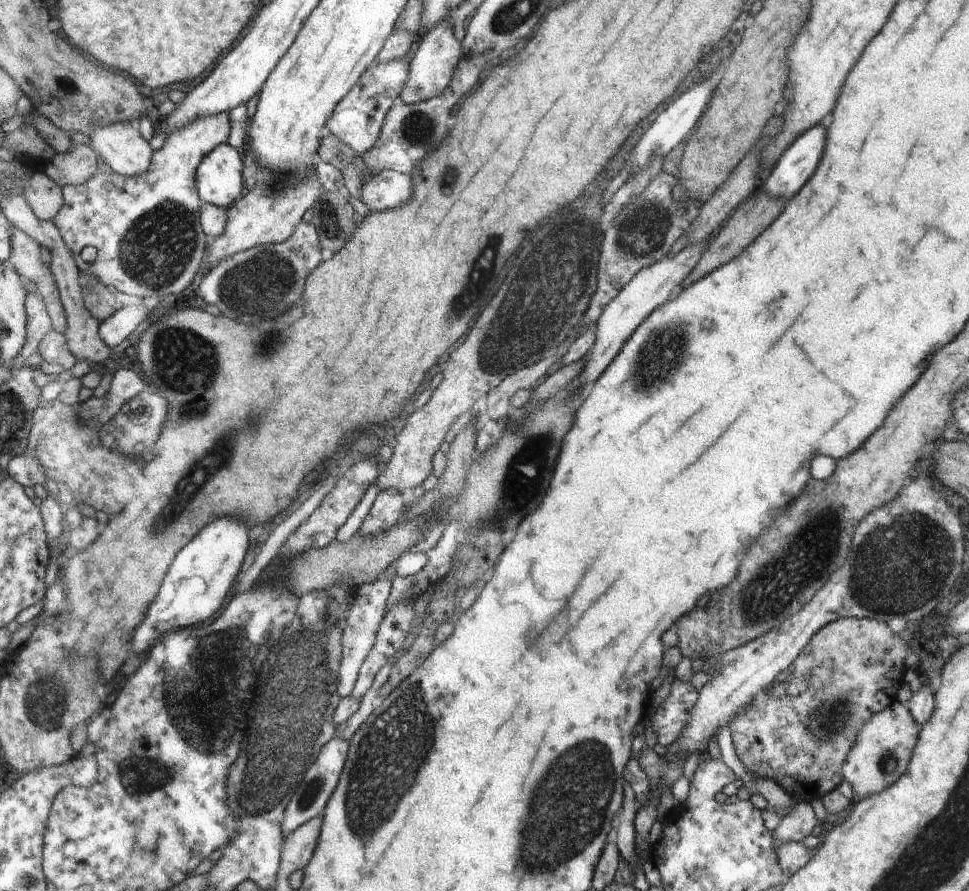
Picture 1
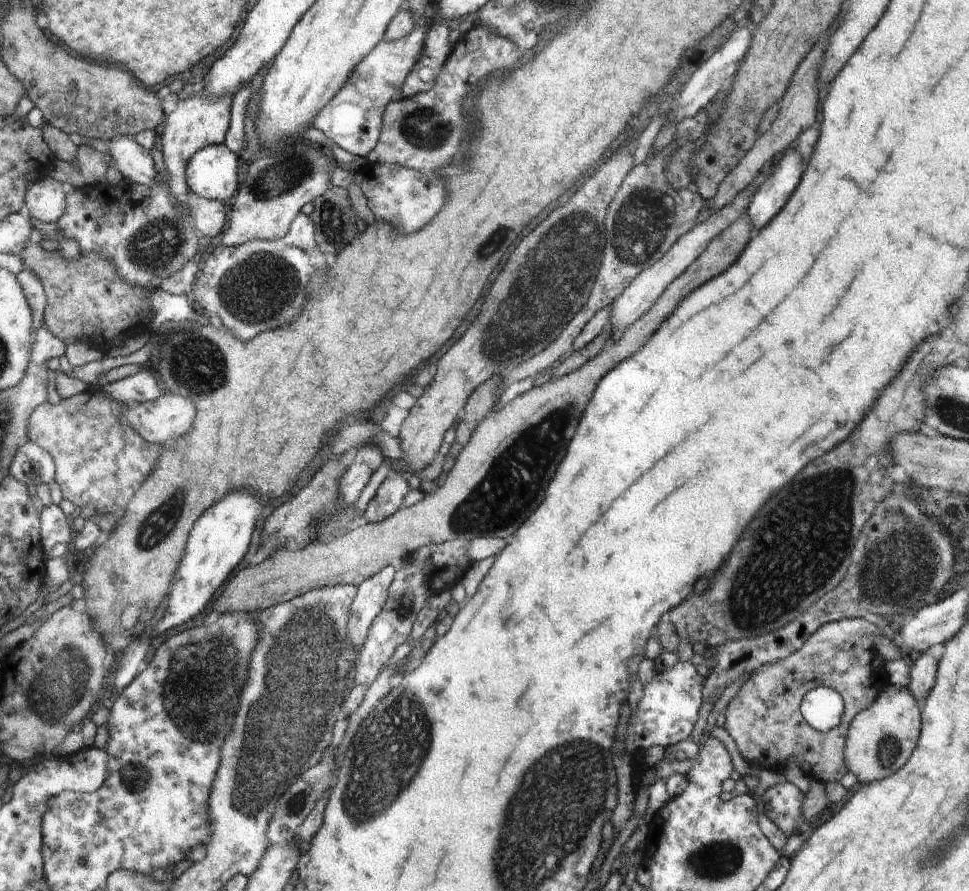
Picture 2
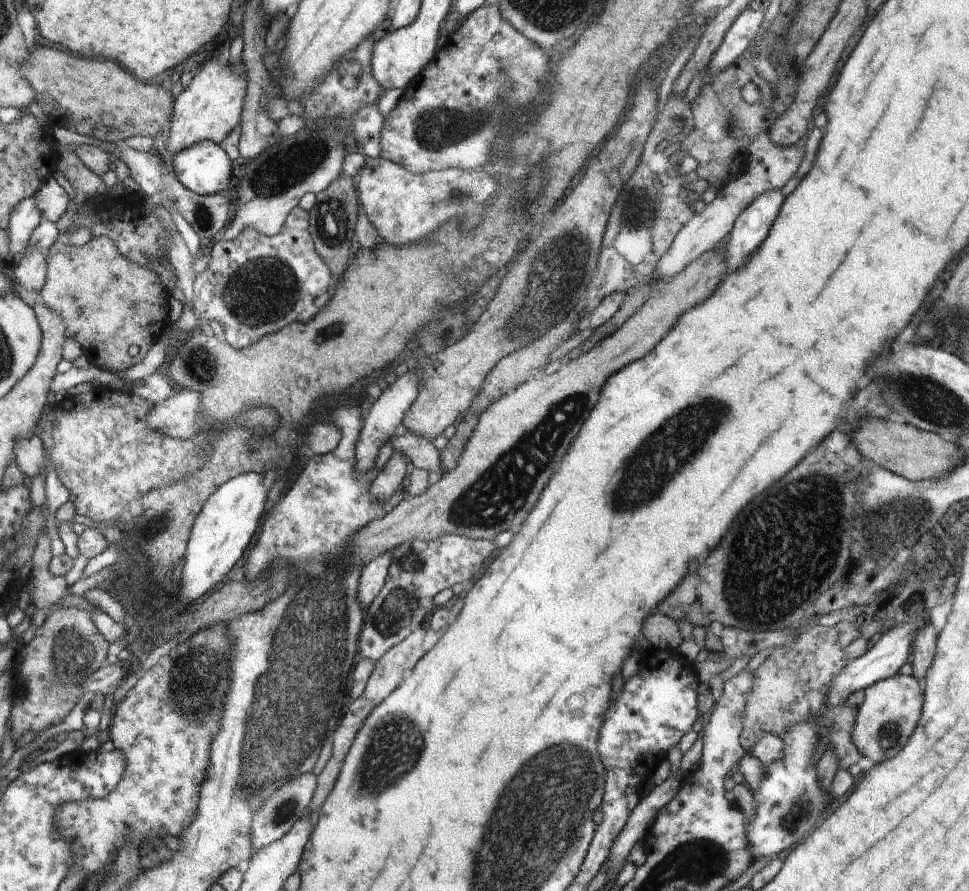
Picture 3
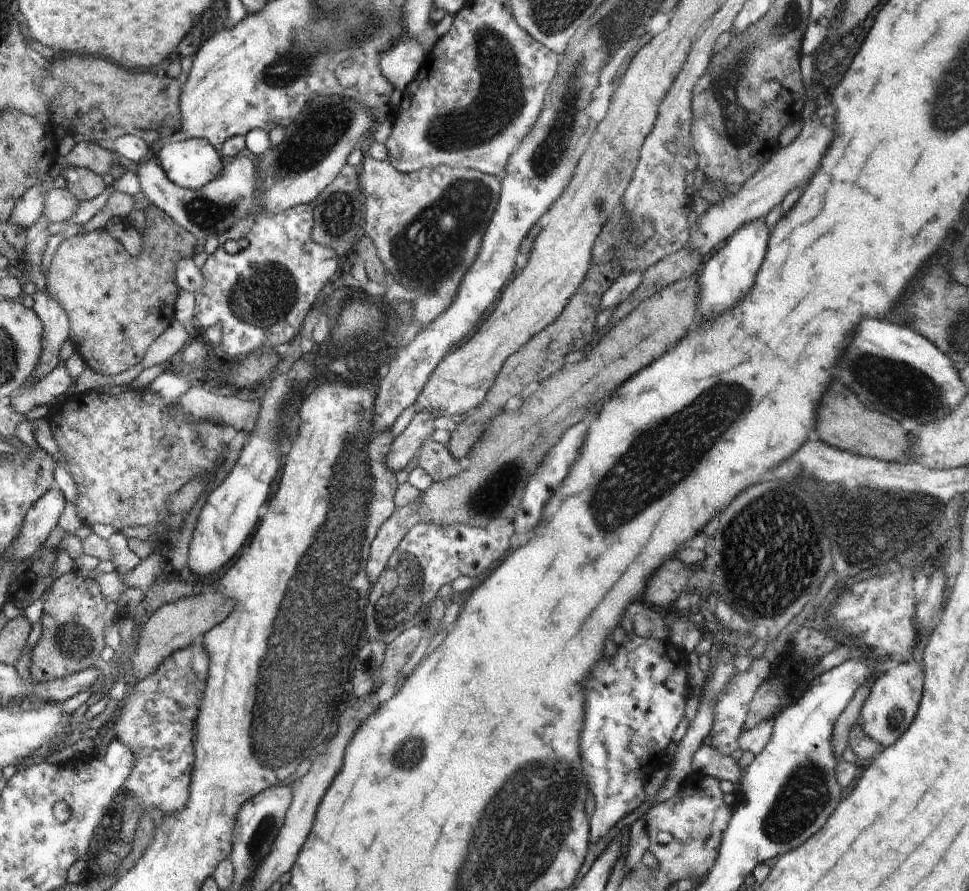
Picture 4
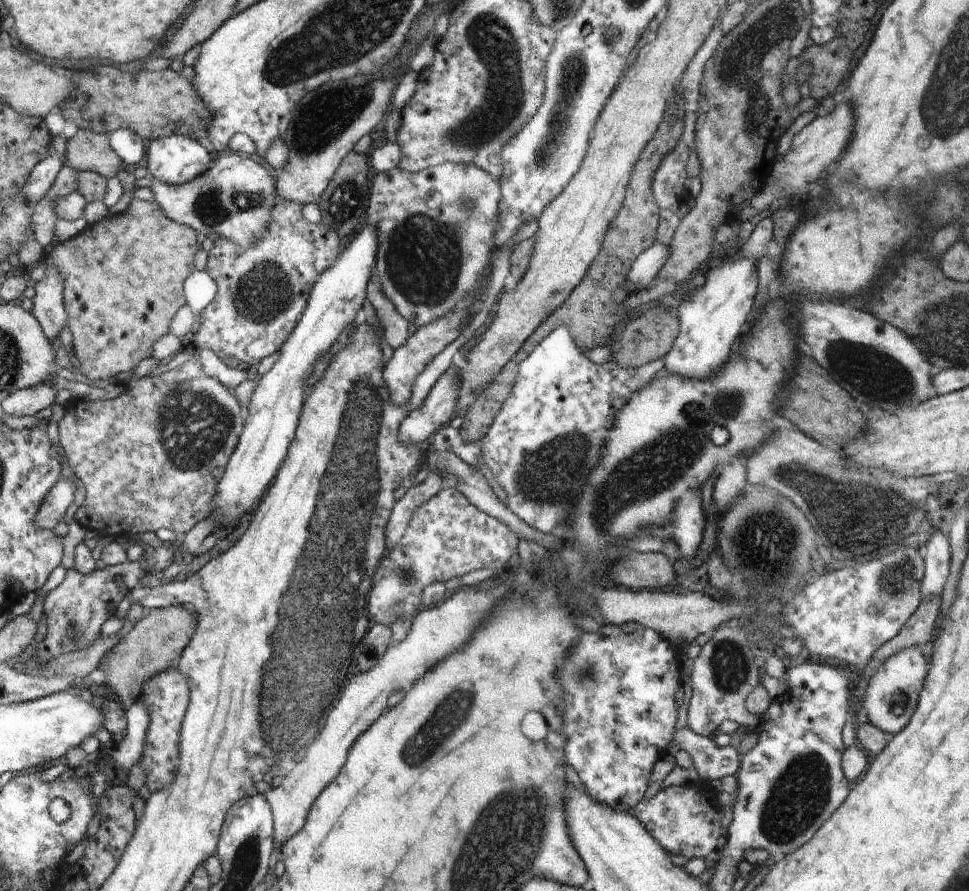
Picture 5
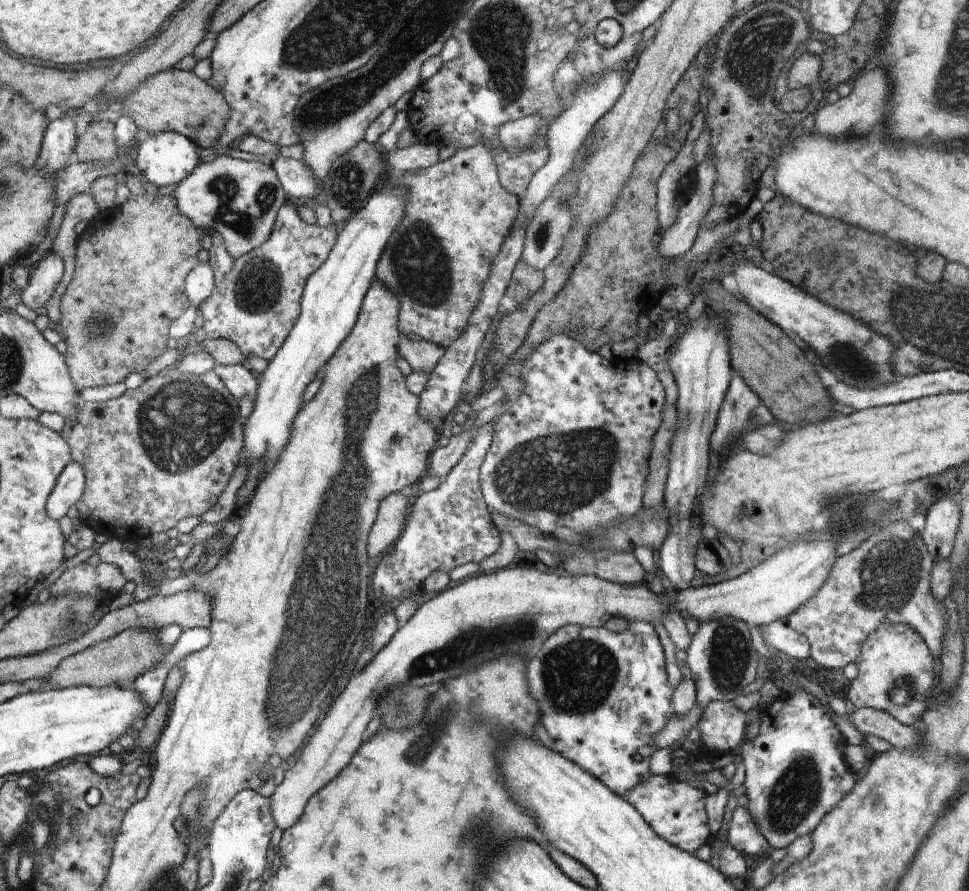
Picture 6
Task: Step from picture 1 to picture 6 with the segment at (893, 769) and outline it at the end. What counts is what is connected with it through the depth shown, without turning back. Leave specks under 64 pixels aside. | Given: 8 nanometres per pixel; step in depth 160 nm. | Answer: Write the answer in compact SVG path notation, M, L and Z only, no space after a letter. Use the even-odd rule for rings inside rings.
M882 623L862 645L856 662L858 676L847 688L847 702L852 708L878 709L903 725L917 727L931 698L934 682L934 659L924 639L902 623Z

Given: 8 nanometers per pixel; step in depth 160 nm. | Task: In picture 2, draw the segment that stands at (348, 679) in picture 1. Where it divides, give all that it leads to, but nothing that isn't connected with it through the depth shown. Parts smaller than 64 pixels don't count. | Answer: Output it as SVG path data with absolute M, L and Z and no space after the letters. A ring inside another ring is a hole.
M388 565L356 587L358 594L351 604L348 636L357 648L357 654L366 642L372 621L386 604L388 587L394 580L395 572L394 565Z

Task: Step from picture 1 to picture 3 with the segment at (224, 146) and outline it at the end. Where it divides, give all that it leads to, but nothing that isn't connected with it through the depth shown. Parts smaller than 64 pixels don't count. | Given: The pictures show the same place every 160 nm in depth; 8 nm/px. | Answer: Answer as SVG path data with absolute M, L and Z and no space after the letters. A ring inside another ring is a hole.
M202 141L173 156L173 172L192 192L224 194L232 180L232 159L215 142Z

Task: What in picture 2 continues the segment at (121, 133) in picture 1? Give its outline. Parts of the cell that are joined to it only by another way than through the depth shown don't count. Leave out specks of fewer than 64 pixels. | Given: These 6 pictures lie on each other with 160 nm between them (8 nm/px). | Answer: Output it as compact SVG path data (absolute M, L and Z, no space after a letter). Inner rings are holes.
M120 135L111 141L110 158L125 179L150 186L157 175L155 161L148 149L130 135Z

